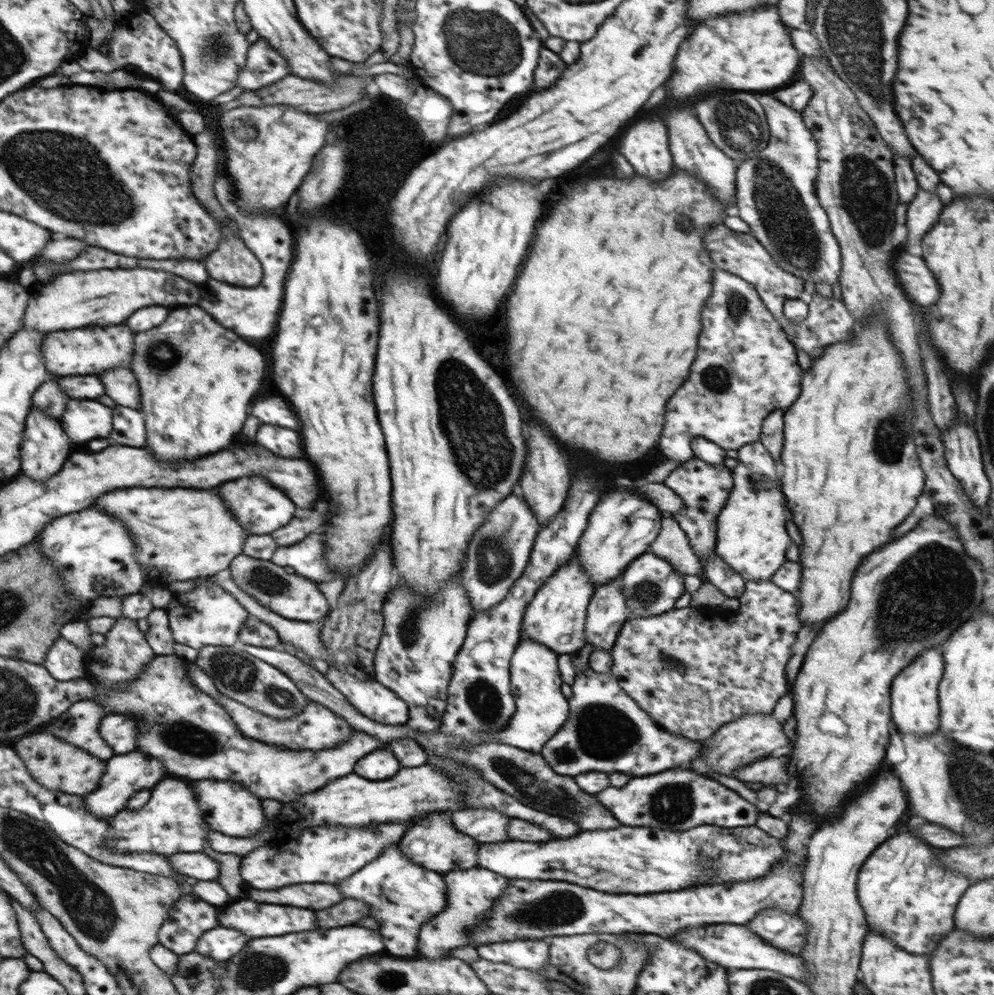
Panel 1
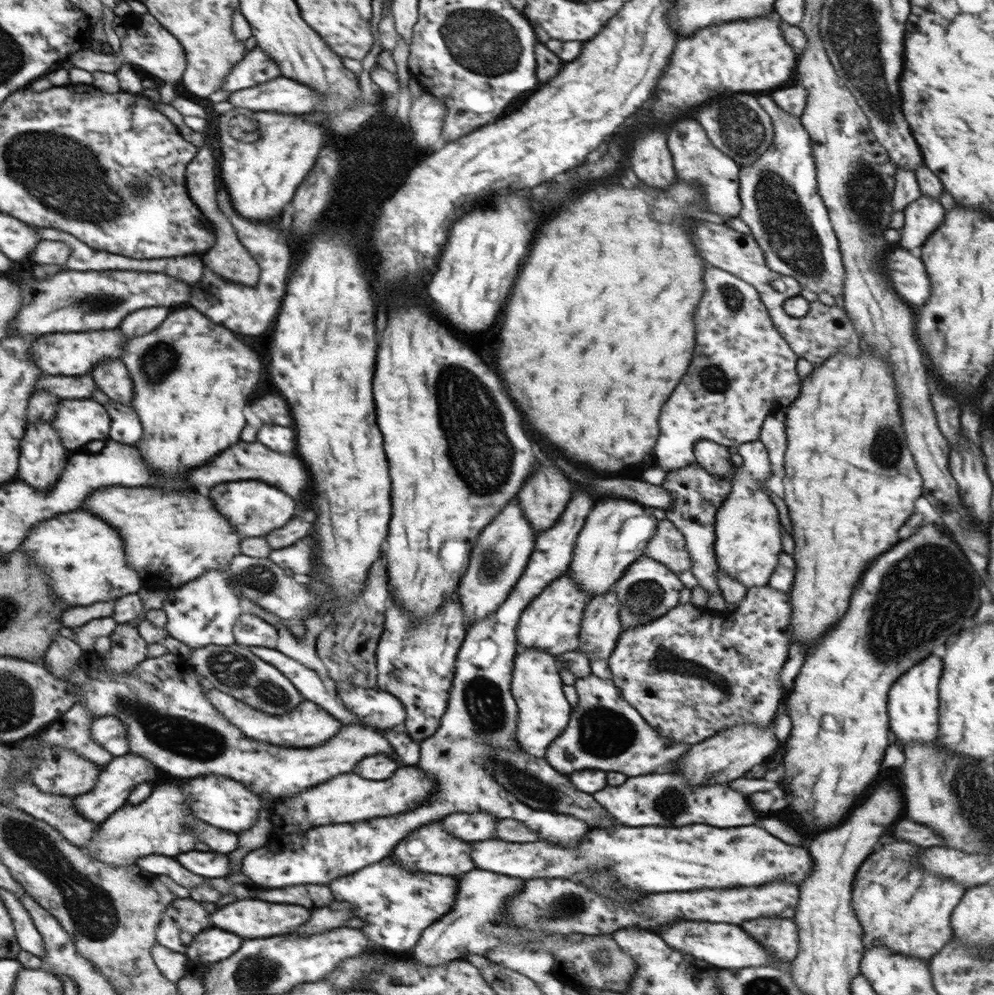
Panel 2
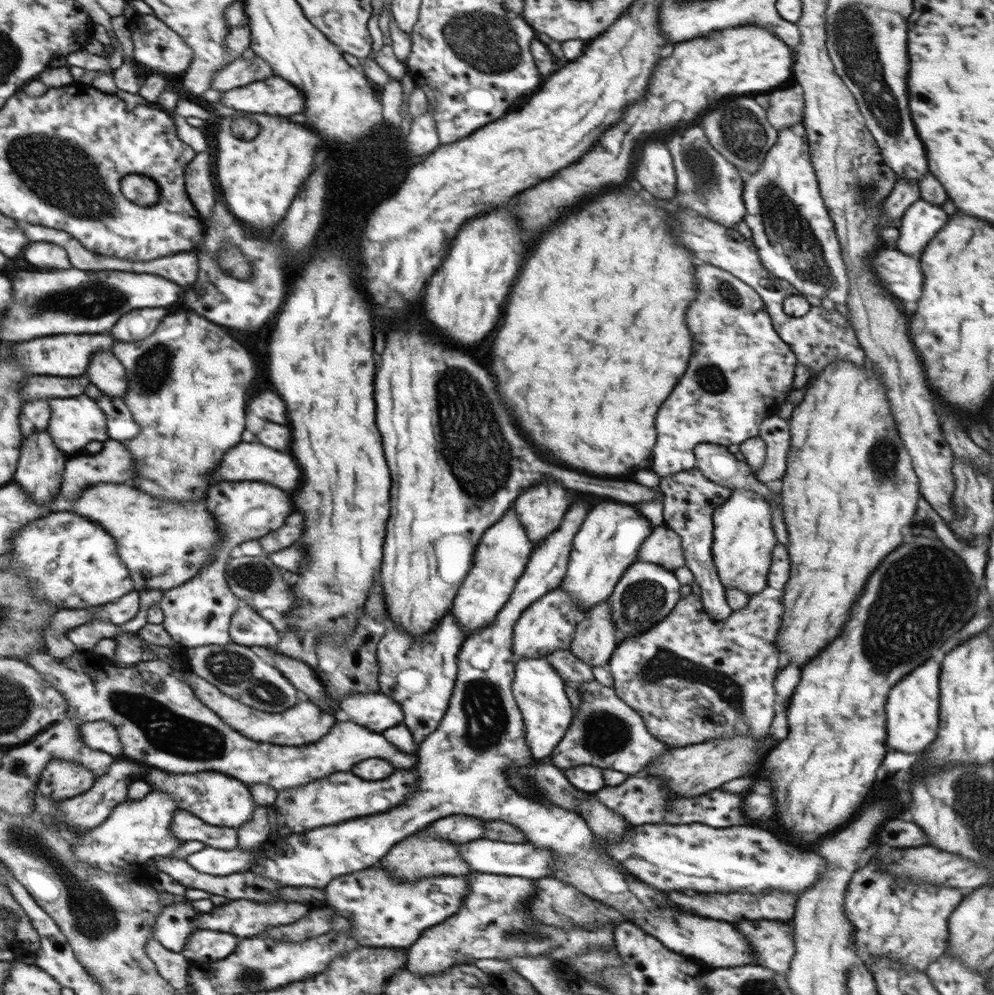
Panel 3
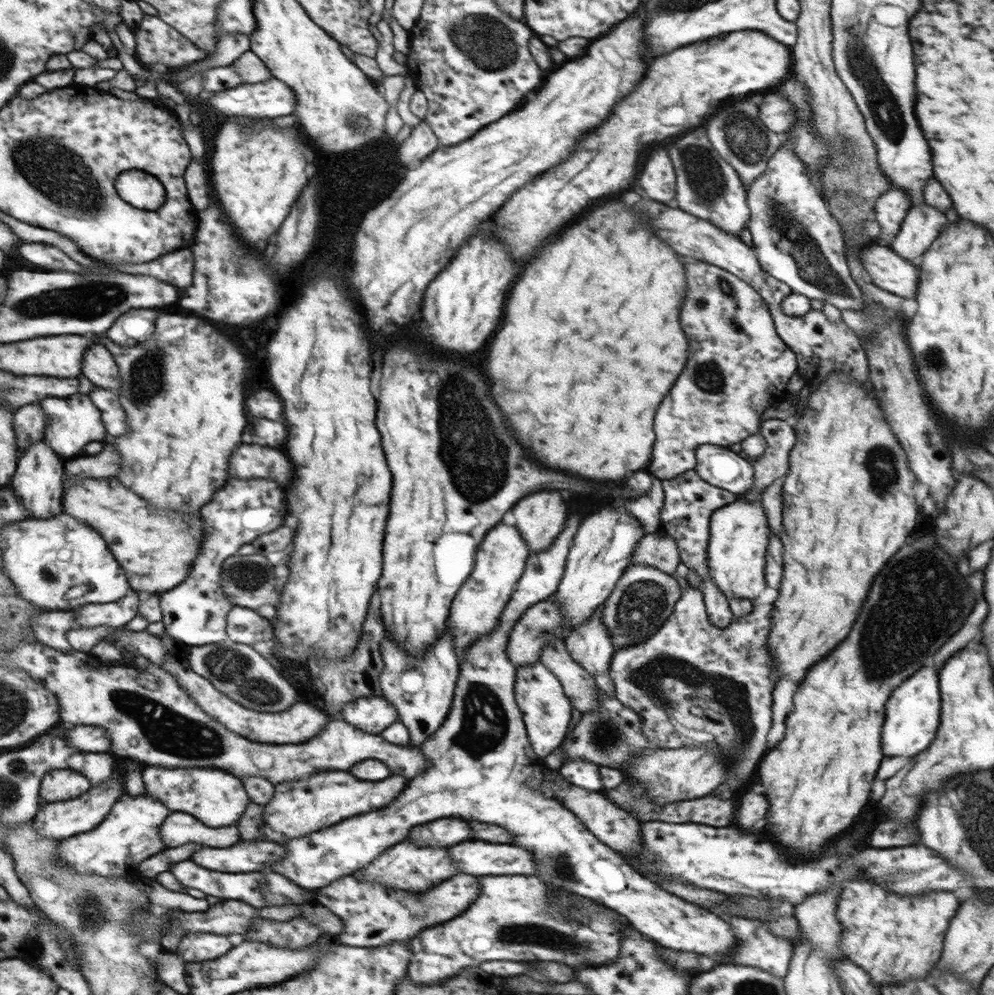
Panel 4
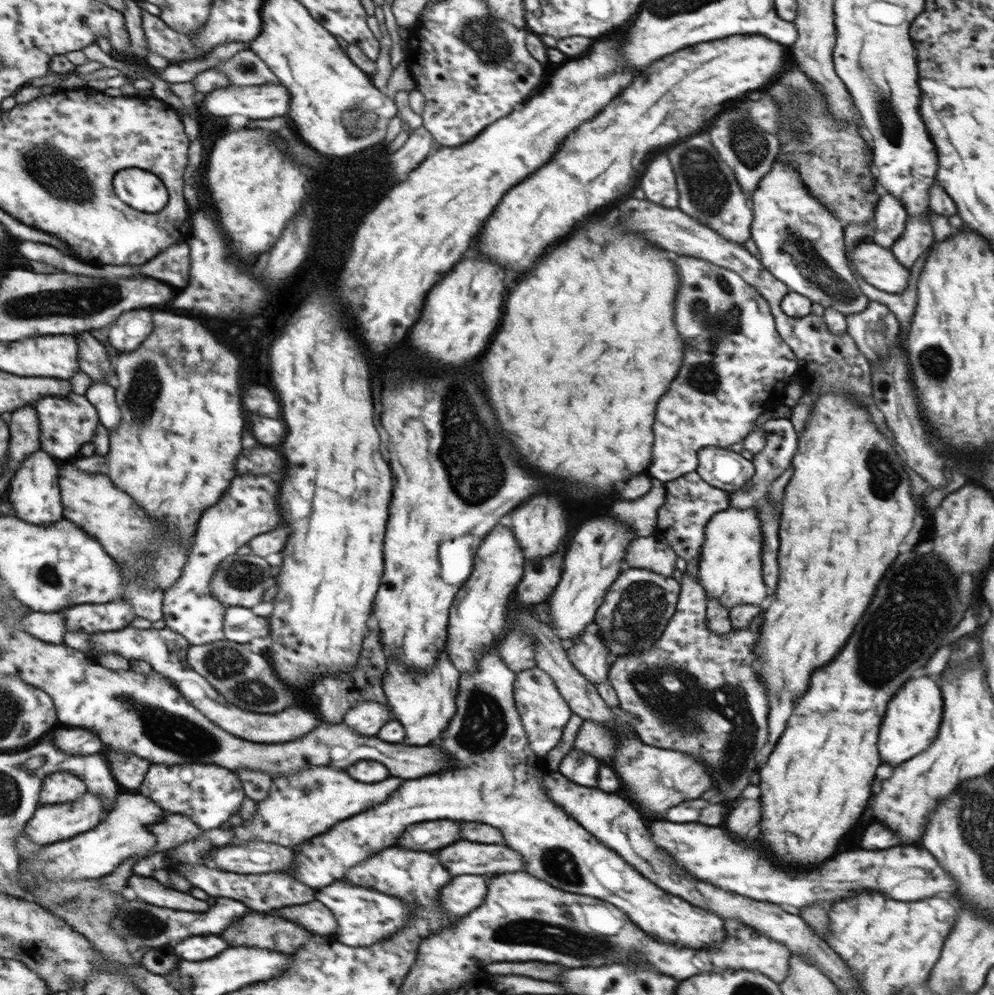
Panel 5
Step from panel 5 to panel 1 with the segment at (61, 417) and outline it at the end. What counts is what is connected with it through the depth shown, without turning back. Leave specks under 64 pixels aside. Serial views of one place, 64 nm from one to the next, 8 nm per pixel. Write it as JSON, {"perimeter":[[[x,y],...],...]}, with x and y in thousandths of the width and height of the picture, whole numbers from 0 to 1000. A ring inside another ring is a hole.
{"perimeter":[[[72,401],[64,414],[64,431],[71,439],[72,448],[88,446],[96,440],[110,440],[115,433],[115,410],[98,402]]]}

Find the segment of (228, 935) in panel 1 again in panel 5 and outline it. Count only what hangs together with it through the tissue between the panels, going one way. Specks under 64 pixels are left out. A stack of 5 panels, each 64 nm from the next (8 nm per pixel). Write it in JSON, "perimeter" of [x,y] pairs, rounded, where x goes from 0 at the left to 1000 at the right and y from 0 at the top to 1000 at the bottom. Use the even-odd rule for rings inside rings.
{"perimeter":[[[190,941],[175,950],[176,958],[186,966],[201,967],[219,961],[229,953],[221,941]]]}

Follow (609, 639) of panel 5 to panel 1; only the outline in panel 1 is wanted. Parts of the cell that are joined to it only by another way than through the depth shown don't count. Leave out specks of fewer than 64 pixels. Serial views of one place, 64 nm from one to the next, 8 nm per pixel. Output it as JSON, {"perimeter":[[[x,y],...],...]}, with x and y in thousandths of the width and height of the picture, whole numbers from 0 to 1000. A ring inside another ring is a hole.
{"perimeter":[[[650,554],[630,570],[626,577],[626,598],[630,600],[632,607],[632,619],[630,623],[640,620],[660,619],[673,614],[690,591],[688,590],[688,578],[676,570],[672,564],[662,558]]]}

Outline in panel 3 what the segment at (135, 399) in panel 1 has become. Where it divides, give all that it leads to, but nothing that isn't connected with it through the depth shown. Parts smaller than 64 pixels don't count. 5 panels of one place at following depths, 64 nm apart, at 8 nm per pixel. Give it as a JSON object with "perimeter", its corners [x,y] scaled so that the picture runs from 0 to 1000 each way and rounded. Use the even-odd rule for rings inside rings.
{"perimeter":[[[111,353],[99,354],[93,360],[86,377],[92,386],[101,391],[103,396],[124,401],[125,396],[129,395],[127,372]]]}

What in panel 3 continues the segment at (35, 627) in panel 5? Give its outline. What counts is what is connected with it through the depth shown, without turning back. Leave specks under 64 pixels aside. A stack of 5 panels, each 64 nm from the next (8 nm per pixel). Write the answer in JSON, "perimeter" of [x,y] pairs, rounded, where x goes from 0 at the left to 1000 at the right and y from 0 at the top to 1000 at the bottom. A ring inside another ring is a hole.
{"perimeter":[[[65,612],[56,615],[46,631],[44,642],[46,651],[58,663],[64,663],[72,657],[80,655],[76,648],[67,640],[69,632],[76,631],[93,621],[93,614],[89,612]]]}

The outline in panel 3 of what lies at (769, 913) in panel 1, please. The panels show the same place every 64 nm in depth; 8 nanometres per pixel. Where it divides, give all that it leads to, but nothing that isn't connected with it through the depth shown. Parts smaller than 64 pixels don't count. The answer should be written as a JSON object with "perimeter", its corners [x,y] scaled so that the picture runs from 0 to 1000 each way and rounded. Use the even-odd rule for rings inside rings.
{"perimeter":[[[742,925],[742,936],[748,939],[753,944],[753,948],[757,950],[757,956],[761,958],[761,970],[767,970],[784,979],[792,979],[797,963],[802,957],[801,949],[799,947],[799,936],[796,927],[784,925]]]}

